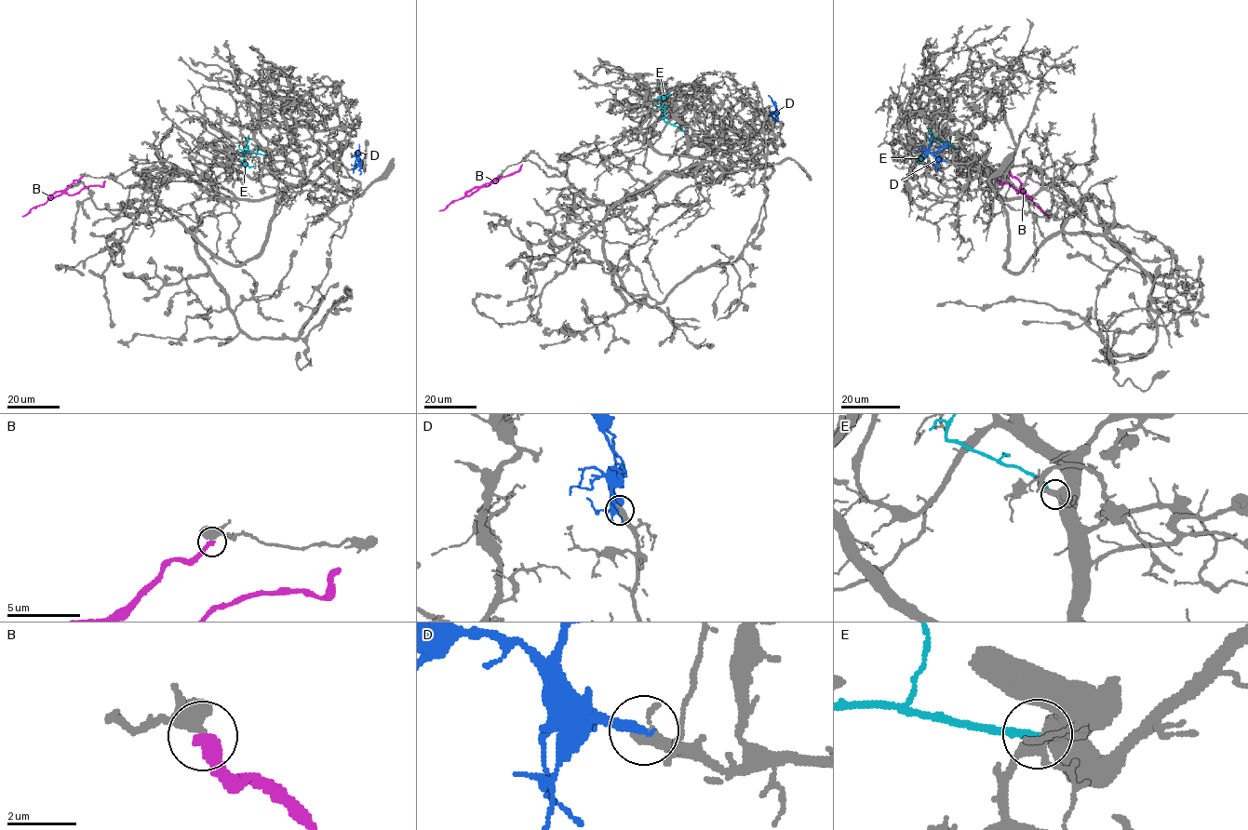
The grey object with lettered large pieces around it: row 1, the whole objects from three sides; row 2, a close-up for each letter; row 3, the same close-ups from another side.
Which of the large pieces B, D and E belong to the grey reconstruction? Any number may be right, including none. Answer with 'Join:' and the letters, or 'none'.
Join: D

